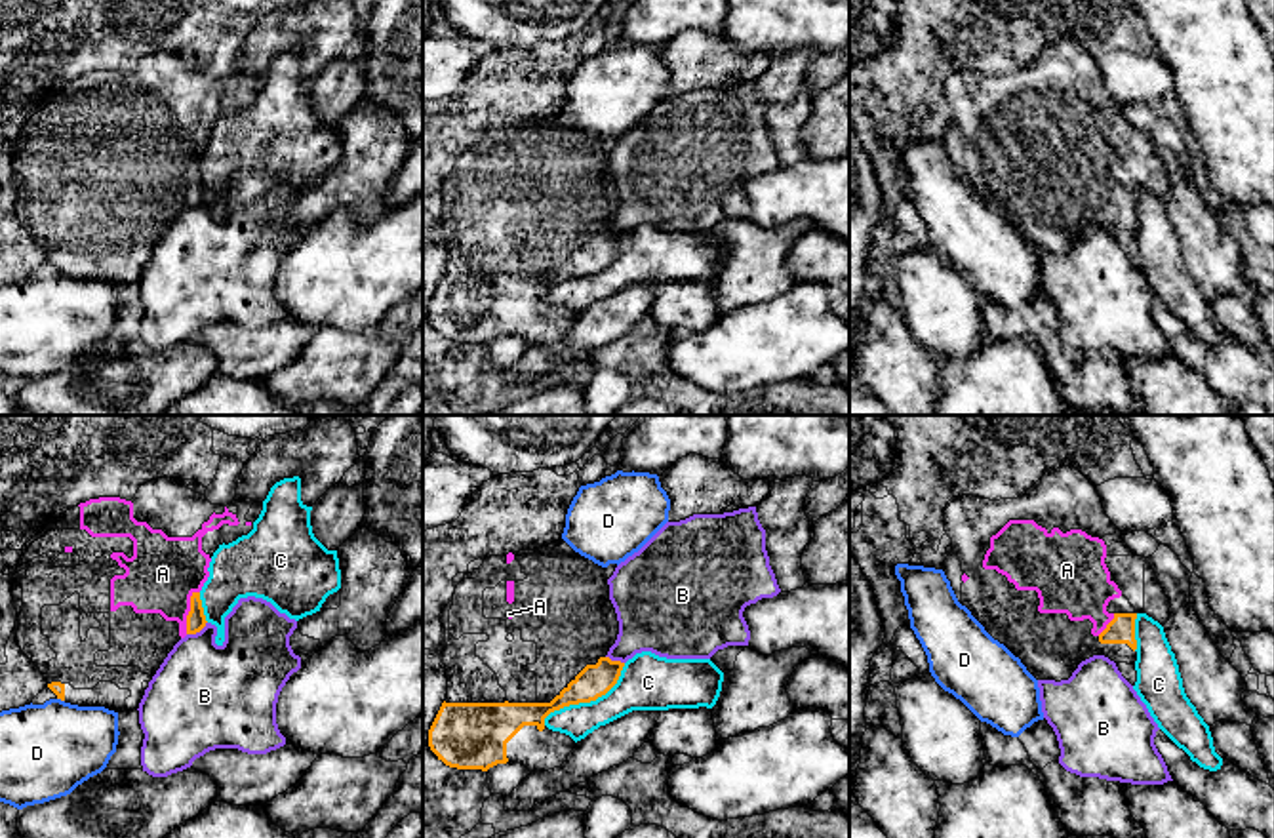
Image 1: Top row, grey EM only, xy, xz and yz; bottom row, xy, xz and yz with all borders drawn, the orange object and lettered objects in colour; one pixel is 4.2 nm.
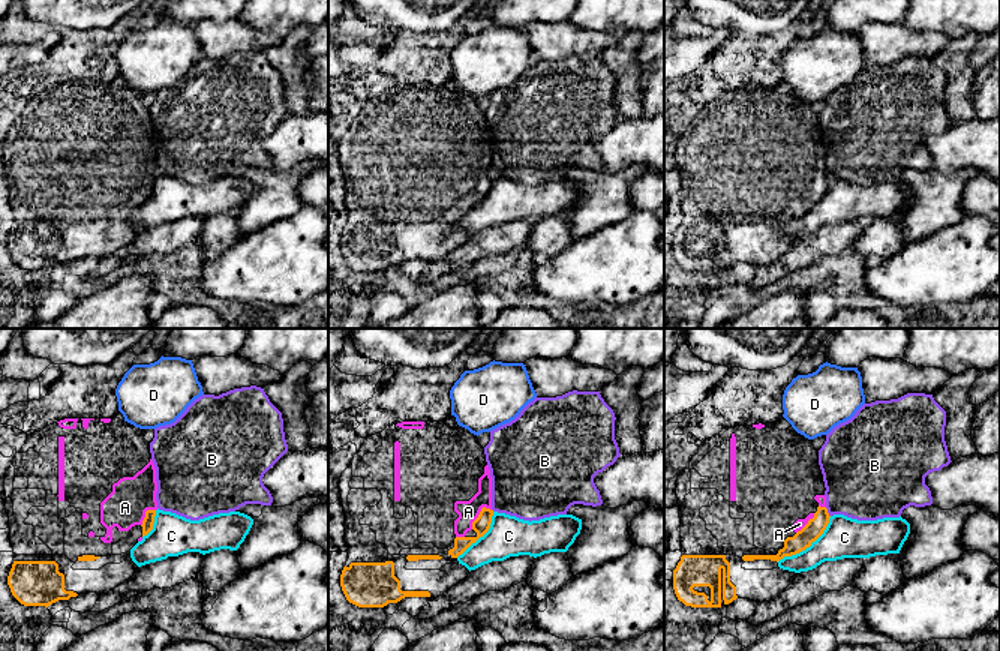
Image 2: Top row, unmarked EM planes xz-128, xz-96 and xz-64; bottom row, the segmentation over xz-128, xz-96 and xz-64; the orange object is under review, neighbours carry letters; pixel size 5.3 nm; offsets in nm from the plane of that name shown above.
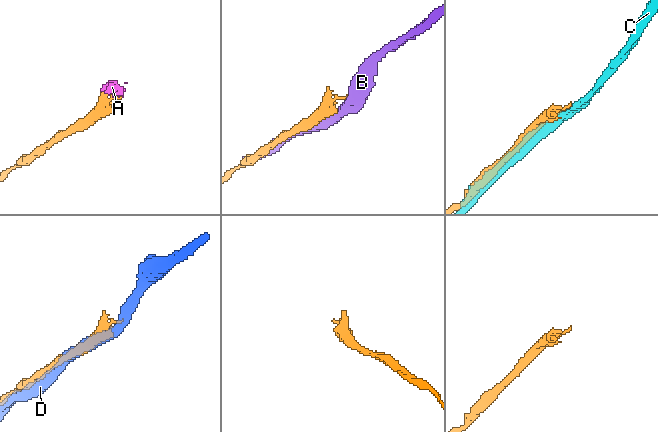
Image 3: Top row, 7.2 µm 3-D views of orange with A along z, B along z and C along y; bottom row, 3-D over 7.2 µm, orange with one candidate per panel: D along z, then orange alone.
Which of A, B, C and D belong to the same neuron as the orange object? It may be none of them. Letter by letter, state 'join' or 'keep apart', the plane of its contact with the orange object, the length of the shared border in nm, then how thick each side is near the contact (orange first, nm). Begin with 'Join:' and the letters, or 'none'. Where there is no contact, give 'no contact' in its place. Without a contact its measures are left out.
Join: A
A: join; meets orange in xy; contact 190 nm long; 80 nm thick on the orange side, 300 nm on the other
B: keep apart; meets orange in xy; contact 110 nm long; 80 nm thick on the orange side, 400 nm on the other
C: keep apart; meets orange in xz; contact 440 nm long; 140 nm thick on the orange side, 200 nm on the other
D: keep apart; meets orange in xy; contact 40 nm long; 60 nm thick on the orange side, 400 nm on the other

